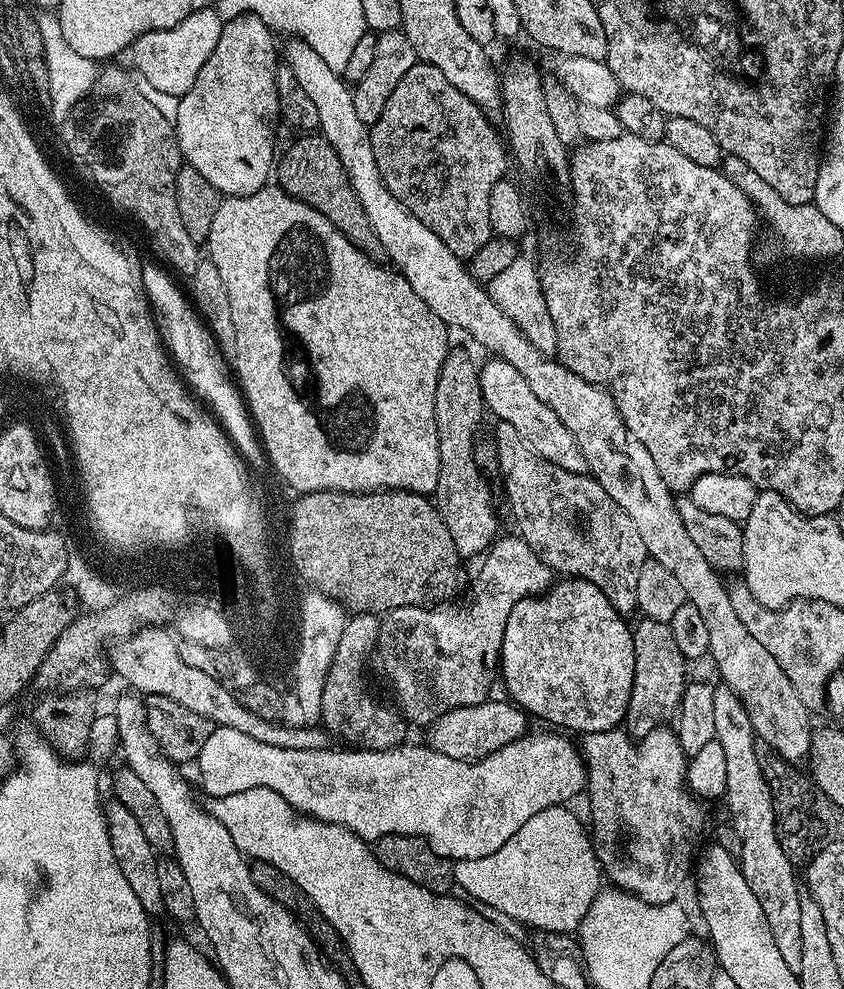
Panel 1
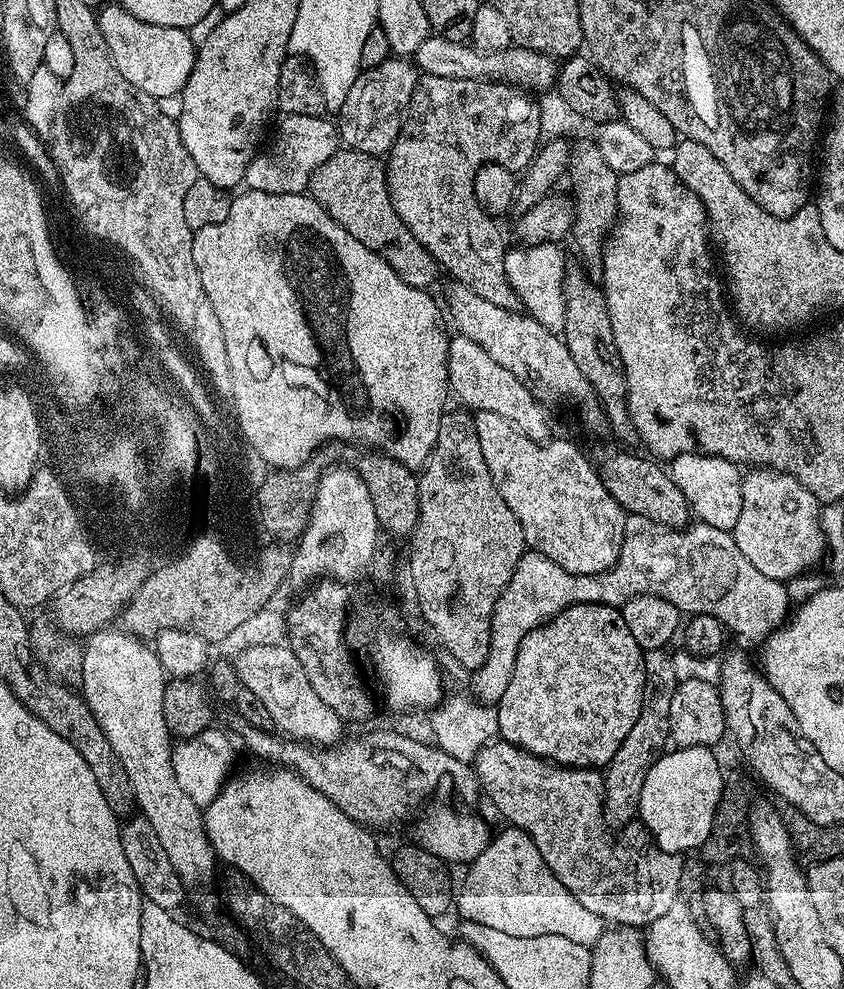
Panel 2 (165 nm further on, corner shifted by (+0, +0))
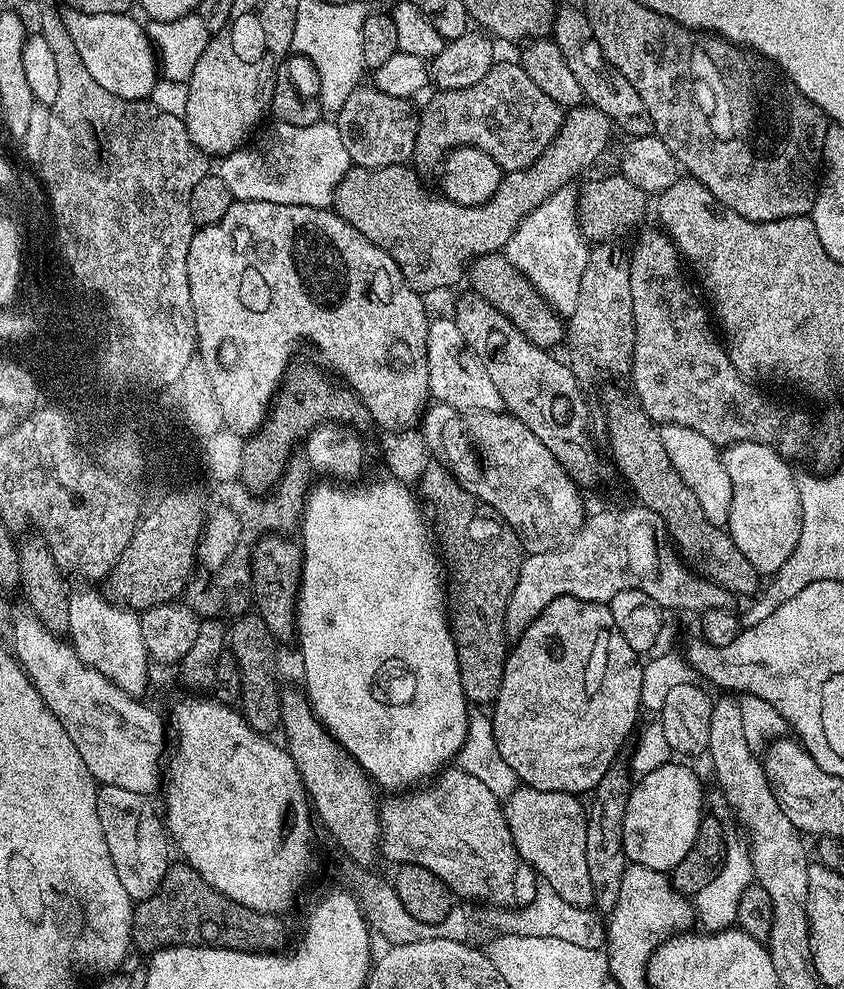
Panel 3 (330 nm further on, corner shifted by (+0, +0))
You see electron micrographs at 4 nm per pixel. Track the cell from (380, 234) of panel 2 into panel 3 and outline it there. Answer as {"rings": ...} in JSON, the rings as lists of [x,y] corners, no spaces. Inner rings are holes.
{"rings":[[[581,106],[567,109],[564,124],[547,150],[530,166],[507,173],[491,198],[478,206],[462,206],[435,191],[432,193],[430,189],[424,188],[412,166],[395,164],[385,168],[350,167],[333,194],[331,207],[345,222],[354,226],[358,234],[370,238],[374,246],[386,250],[386,254],[394,258],[398,270],[402,270],[411,288],[421,294],[436,292],[439,288],[452,288],[463,276],[465,279],[466,269],[476,257],[489,256],[492,252],[507,249],[514,230],[518,230],[520,223],[533,210],[542,206],[542,202],[546,202],[546,198],[550,198],[560,188],[569,187],[579,172],[586,171],[607,150],[612,131],[612,120],[598,108]]]}

